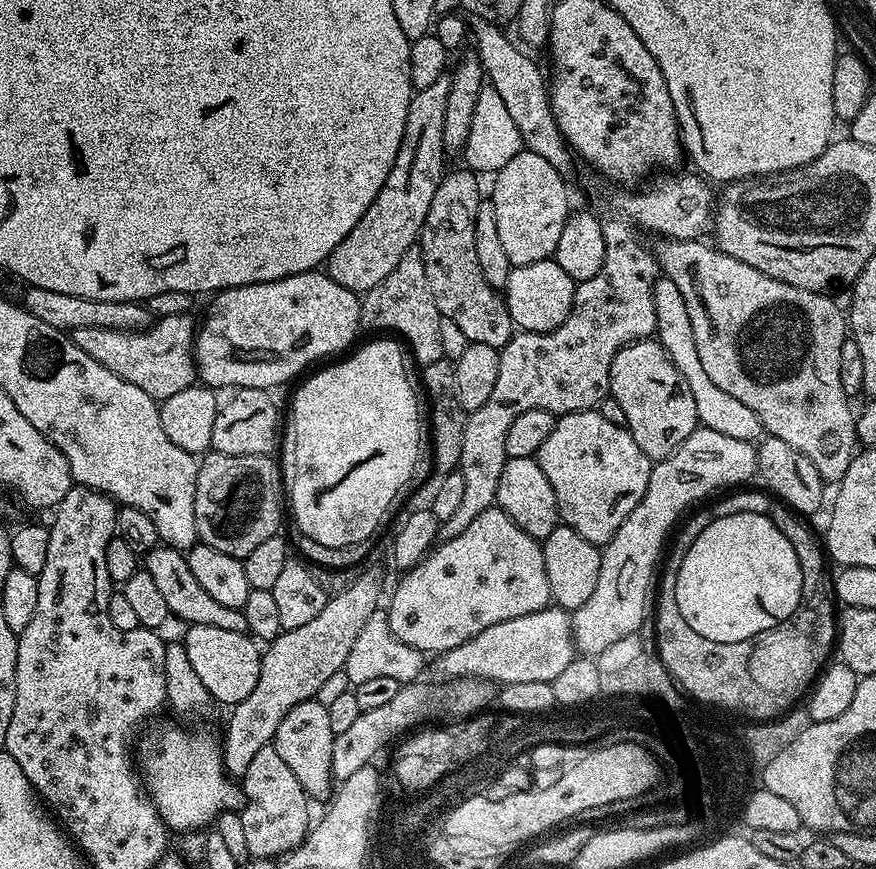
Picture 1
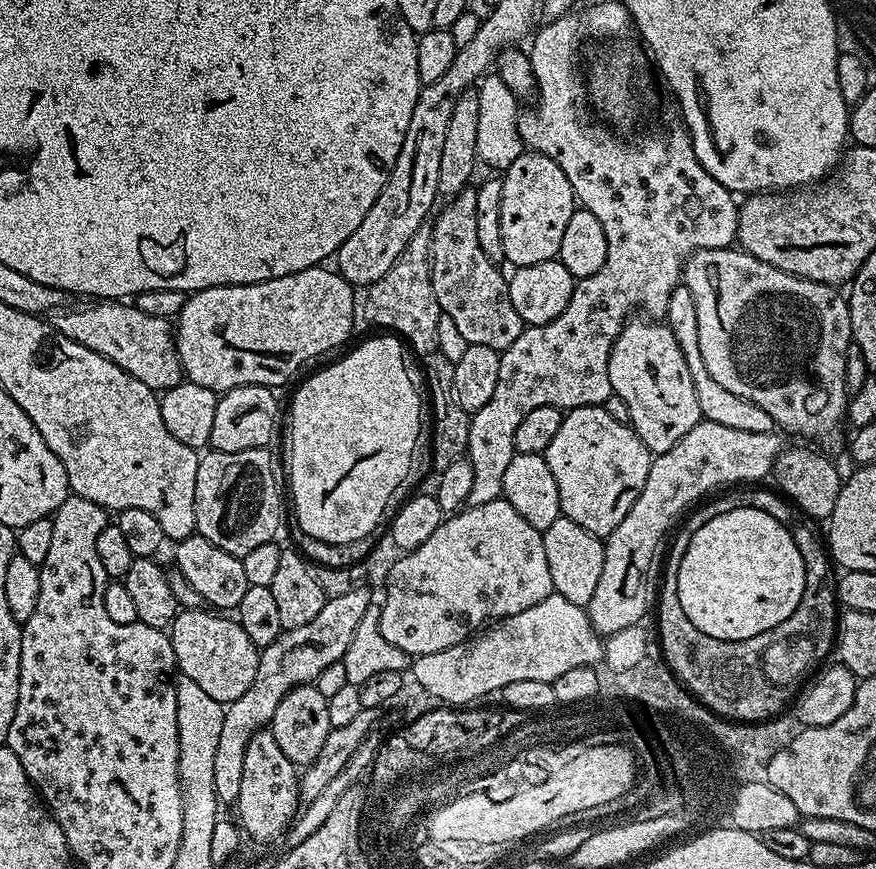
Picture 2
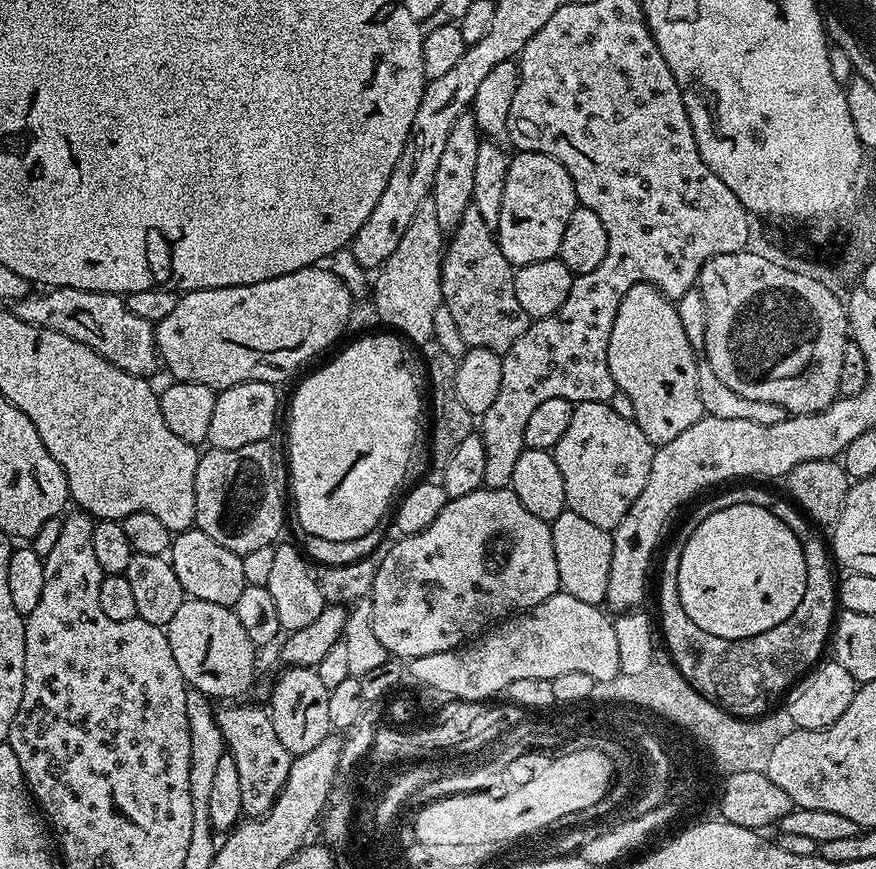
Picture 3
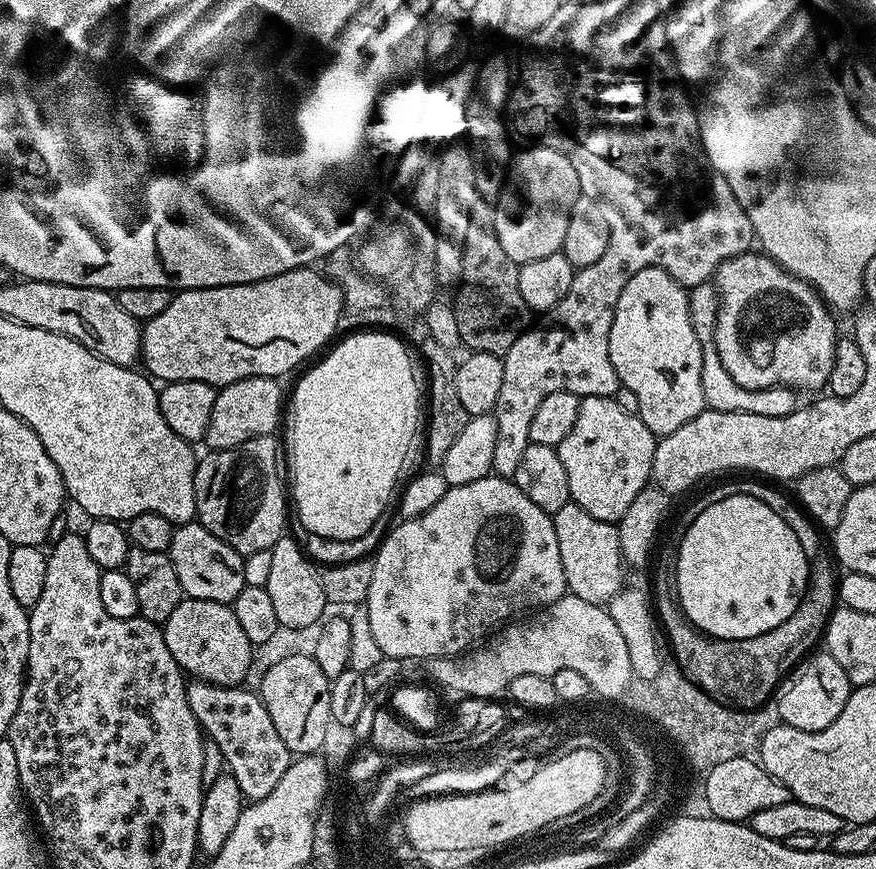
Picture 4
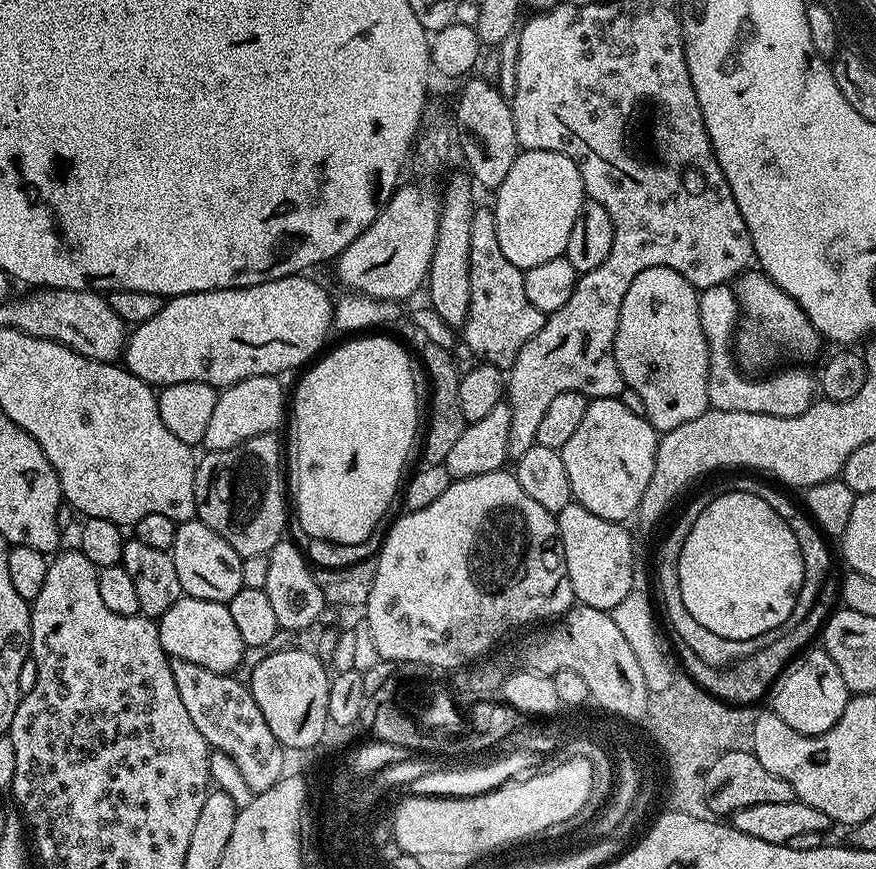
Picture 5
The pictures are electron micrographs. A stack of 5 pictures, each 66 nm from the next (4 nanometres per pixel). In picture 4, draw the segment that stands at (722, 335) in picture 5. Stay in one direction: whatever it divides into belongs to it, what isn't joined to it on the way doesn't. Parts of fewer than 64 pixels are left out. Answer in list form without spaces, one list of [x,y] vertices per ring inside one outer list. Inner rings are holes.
[[[715,283],[694,286],[688,293],[688,301],[690,302],[690,323],[694,326],[694,334],[698,334],[698,342],[702,346],[702,394],[705,405],[713,412],[762,414],[762,418],[782,418],[796,411],[798,396],[793,389],[746,390],[746,386],[738,386],[738,382],[734,382],[734,378],[726,374],[726,366],[722,366],[722,358],[718,358],[716,345],[716,323],[720,299],[716,293]]]

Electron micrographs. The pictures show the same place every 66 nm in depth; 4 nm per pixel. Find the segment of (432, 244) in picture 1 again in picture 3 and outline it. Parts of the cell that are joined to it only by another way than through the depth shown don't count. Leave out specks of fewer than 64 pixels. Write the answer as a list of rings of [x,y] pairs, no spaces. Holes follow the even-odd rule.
[[[470,207],[446,240],[442,270],[442,305],[456,332],[468,348],[485,348],[506,353],[522,334],[526,334],[530,317],[522,310],[514,294],[514,265],[502,254],[495,231],[486,226],[482,214]]]

